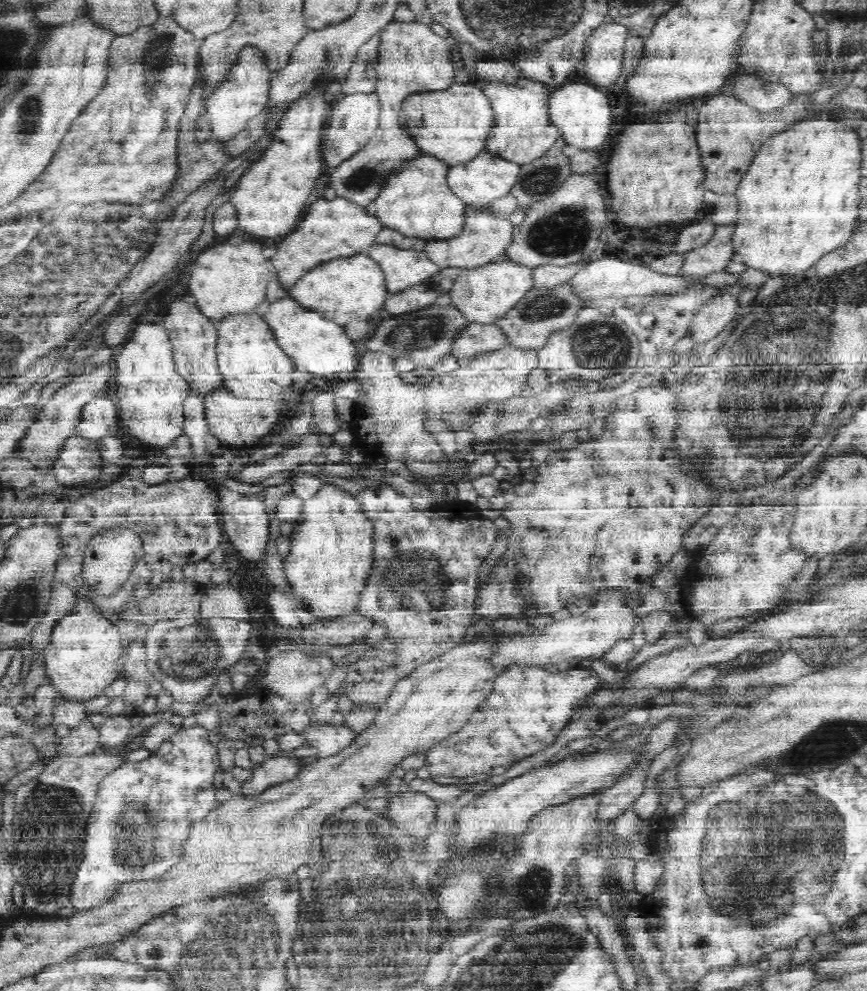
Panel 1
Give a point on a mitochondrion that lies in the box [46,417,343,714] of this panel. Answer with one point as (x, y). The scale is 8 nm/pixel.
(186, 654)

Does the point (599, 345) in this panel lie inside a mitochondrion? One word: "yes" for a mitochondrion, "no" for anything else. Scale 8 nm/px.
yes

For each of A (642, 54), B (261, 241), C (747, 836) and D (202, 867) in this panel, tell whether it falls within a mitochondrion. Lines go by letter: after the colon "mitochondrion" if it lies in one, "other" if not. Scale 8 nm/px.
A: other
B: other
C: mitochondrion
D: other

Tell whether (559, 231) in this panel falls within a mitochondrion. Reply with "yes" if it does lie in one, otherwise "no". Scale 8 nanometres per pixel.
yes

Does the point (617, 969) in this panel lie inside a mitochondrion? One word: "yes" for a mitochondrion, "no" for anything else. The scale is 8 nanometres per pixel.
no

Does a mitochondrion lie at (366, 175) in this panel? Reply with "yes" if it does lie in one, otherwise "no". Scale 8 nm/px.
yes

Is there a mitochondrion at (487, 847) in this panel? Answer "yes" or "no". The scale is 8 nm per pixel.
no

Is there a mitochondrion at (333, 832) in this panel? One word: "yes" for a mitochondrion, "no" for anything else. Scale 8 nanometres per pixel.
yes

